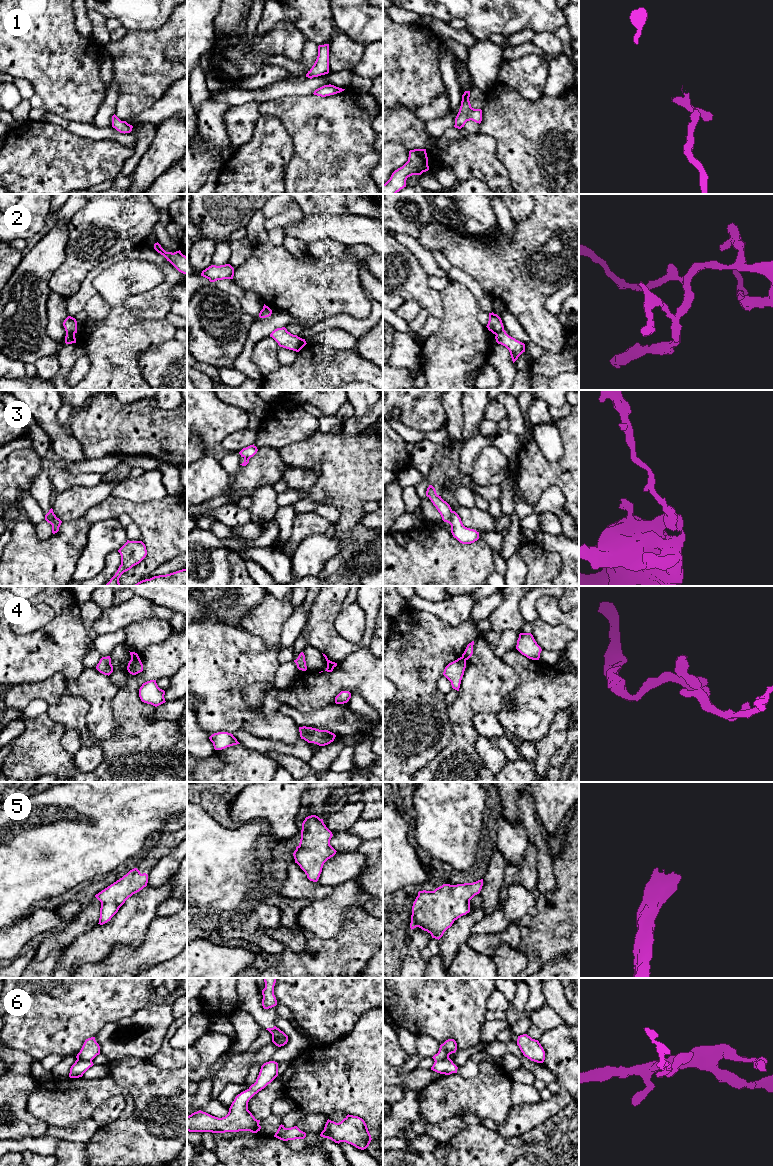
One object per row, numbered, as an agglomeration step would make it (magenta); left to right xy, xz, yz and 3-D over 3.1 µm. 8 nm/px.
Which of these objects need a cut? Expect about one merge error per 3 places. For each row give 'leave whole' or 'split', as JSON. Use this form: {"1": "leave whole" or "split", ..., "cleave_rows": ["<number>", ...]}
{"1": "leave whole", "2": "split", "3": "split", "4": "split", "5": "leave whole", "6": "split", "cleave_rows": ["2", "3", "4", "6"]}

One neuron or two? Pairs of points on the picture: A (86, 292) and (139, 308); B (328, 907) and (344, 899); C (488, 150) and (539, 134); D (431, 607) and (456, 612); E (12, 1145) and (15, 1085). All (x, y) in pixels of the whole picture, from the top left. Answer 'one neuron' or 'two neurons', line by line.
A: one neuron
B: one neuron
C: two neurons
D: one neuron
E: two neurons

